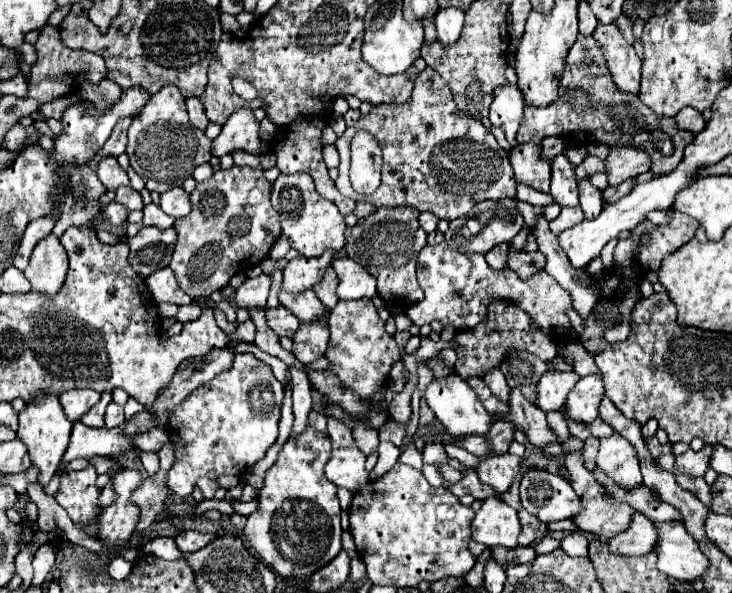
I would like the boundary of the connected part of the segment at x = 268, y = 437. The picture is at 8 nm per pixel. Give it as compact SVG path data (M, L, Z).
M236 354L232 370L216 376L208 386L196 388L172 412L166 430L176 454L176 462L168 472L170 490L186 498L192 494L200 476L212 480L222 474L238 476L264 458L266 450L278 438L282 396L282 384L274 378L268 364L254 360L248 366L248 354Z

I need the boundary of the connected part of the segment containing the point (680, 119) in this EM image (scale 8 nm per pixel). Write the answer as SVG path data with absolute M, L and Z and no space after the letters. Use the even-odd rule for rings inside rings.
M684 108L680 110L680 114L676 114L676 124L680 130L688 130L692 134L698 134L700 130L704 130L706 122L702 118L702 114L698 110L692 110L692 108Z

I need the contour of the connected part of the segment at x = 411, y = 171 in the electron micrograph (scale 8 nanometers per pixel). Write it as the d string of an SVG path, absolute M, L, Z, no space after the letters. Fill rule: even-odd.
M432 68L420 72L412 96L406 102L374 106L366 116L360 116L352 128L346 128L336 148L340 154L336 188L348 198L370 202L376 208L410 206L418 212L428 210L450 222L468 214L476 202L516 196L516 180L508 162L508 152L500 148L494 134L484 128L482 122L456 110L448 84ZM360 130L370 132L384 154L382 184L370 196L356 194L348 178L350 142Z

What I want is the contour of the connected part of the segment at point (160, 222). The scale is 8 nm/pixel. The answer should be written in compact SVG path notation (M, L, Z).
M148 204L148 206L144 206L142 208L142 212L144 212L144 226L158 226L158 228L170 228L172 224L174 224L174 220L172 220L172 216L168 216L168 214L164 214L162 210L160 210L160 206L156 206L156 204Z

